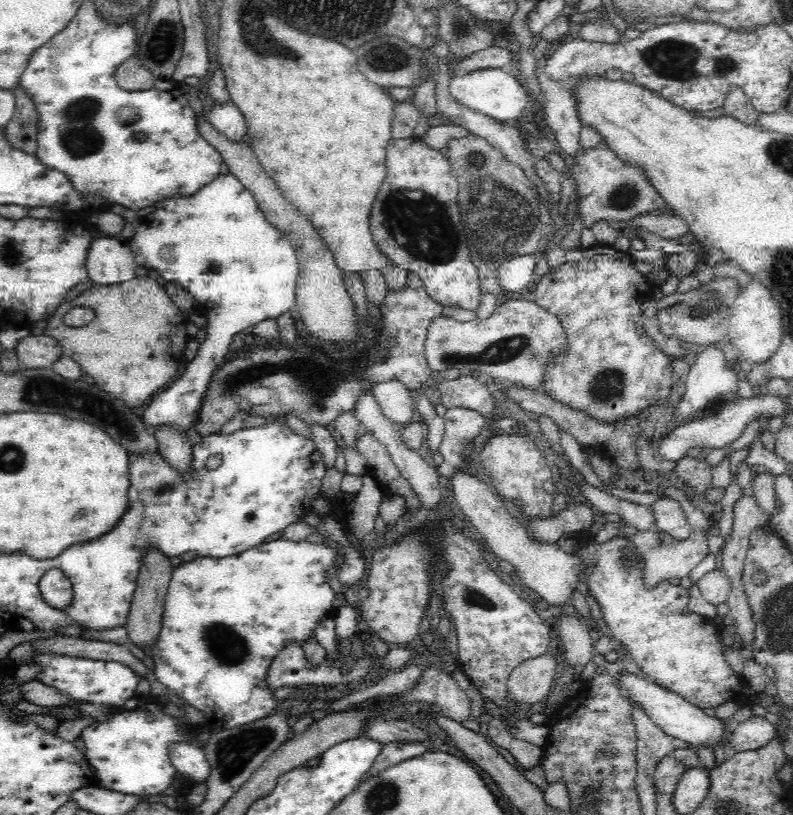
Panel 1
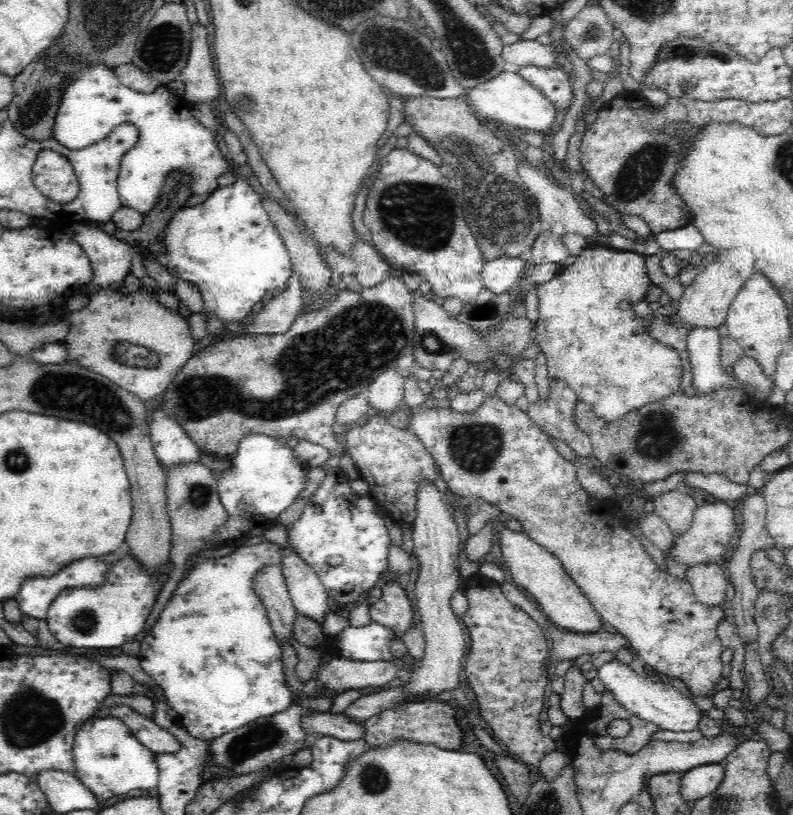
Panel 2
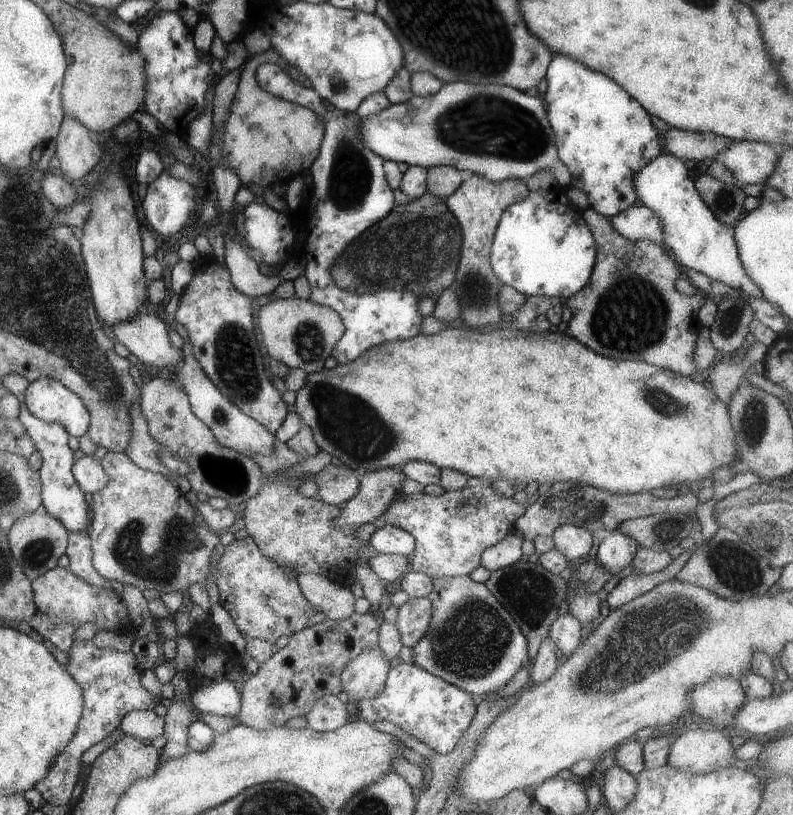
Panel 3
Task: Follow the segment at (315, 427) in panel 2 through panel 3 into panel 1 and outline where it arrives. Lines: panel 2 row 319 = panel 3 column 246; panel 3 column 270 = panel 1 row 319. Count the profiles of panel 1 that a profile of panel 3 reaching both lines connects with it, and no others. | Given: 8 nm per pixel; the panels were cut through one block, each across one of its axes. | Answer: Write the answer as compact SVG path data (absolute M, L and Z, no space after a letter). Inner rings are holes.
M422 287L418 290L406 288L402 292L389 292L386 302L380 306L382 318L380 319L380 334L376 340L376 346L368 348L364 352L330 352L325 348L316 348L308 345L304 340L296 344L286 345L284 348L254 349L251 352L248 348L242 348L233 358L228 358L215 370L211 378L205 398L201 404L200 418L196 425L198 434L208 432L220 432L220 426L228 422L234 414L244 410L248 414L263 416L264 418L283 419L284 416L299 416L304 422L311 424L322 424L332 427L336 418L354 409L359 398L358 394L364 388L373 388L379 382L391 381L392 379L401 382L411 392L421 389L420 386L431 383L429 378L431 368L426 360L424 346L428 338L428 328L432 320L441 316L443 307L439 306ZM254 388L266 388L270 393L270 400L266 405L254 406L250 402L250 392Z

